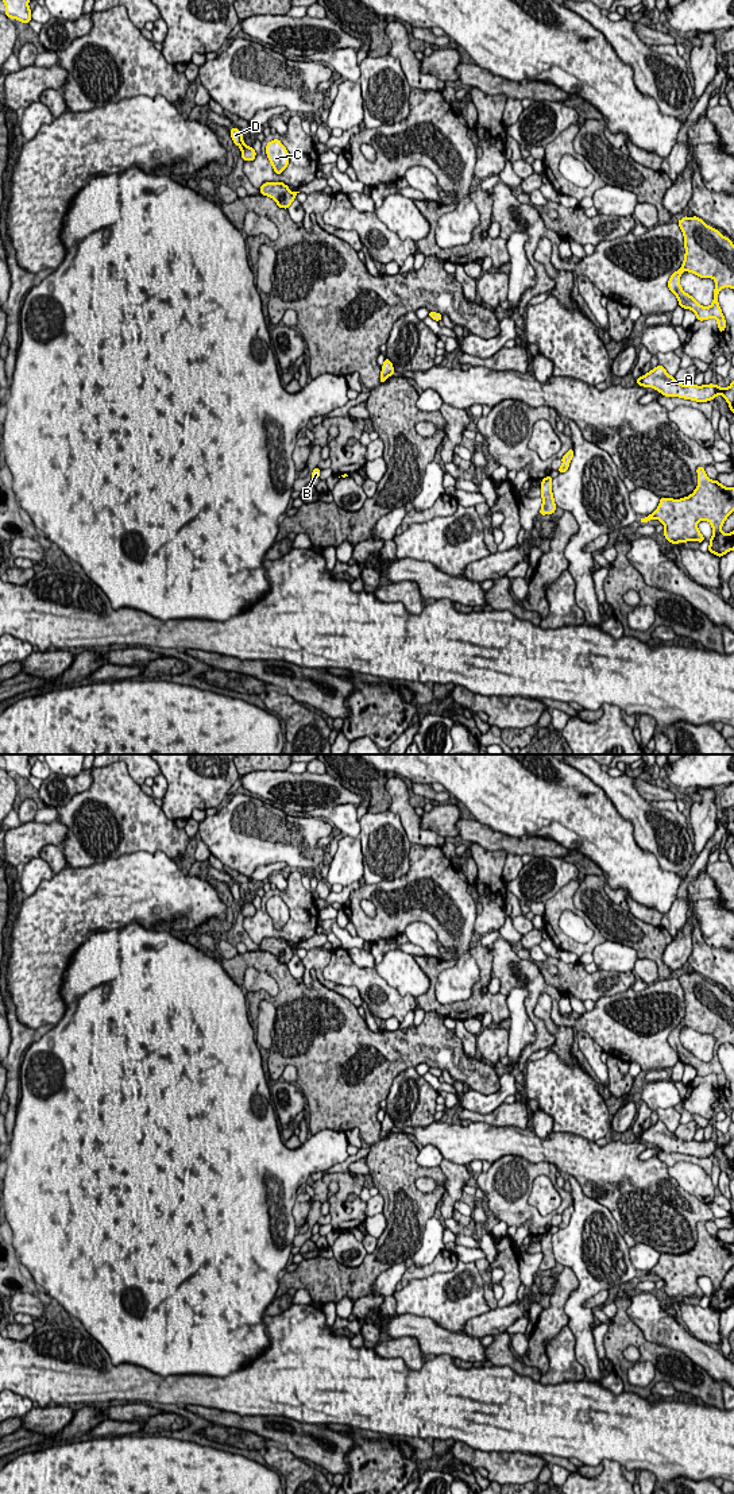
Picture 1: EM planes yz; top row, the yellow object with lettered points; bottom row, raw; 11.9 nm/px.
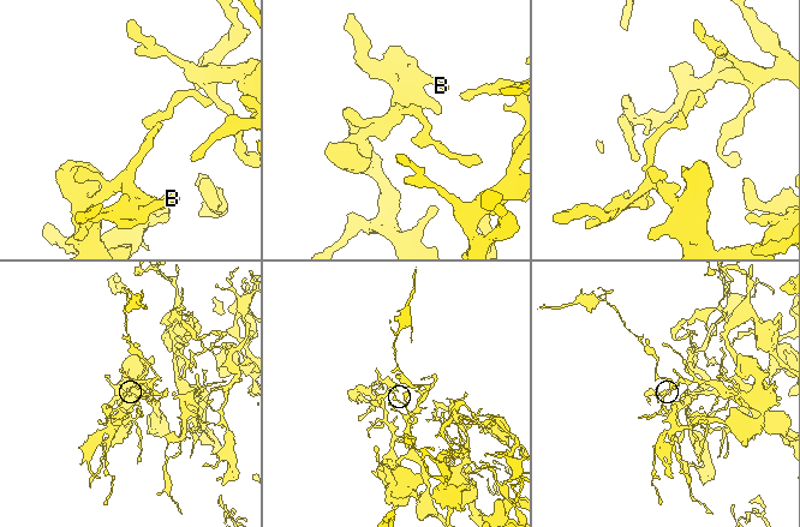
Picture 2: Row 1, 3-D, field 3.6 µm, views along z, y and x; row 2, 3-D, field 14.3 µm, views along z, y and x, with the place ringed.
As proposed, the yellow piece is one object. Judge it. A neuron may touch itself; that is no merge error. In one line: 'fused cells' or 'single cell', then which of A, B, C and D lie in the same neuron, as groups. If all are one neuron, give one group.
fused cells; groups A B C / D

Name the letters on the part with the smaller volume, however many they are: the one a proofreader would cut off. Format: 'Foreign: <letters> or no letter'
Foreign: D

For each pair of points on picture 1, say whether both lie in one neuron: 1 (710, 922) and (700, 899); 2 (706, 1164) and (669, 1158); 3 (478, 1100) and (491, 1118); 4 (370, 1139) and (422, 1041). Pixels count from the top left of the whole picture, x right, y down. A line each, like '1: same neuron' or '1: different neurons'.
1: same neuron
2: same neuron
3: different neurons
4: same neuron

